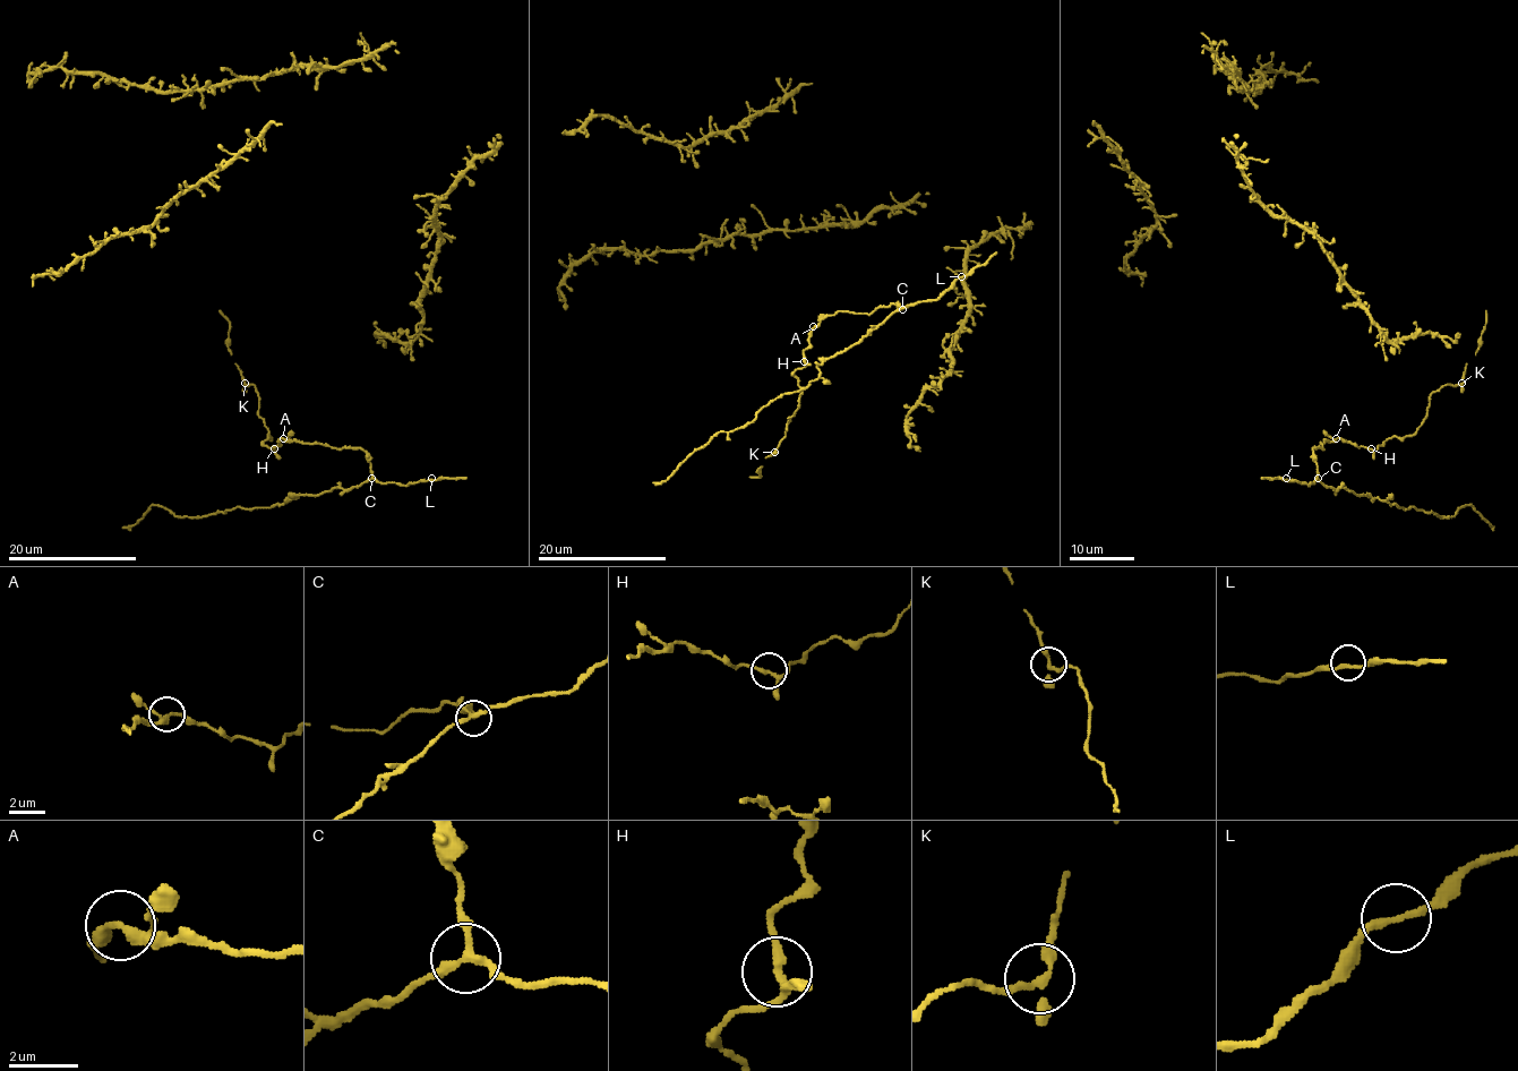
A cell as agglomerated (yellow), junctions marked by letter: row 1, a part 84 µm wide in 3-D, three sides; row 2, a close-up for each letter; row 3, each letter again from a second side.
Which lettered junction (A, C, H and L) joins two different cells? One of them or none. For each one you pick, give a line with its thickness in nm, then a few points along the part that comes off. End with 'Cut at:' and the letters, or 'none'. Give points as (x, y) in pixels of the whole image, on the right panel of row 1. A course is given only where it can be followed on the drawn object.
Cut at: none

